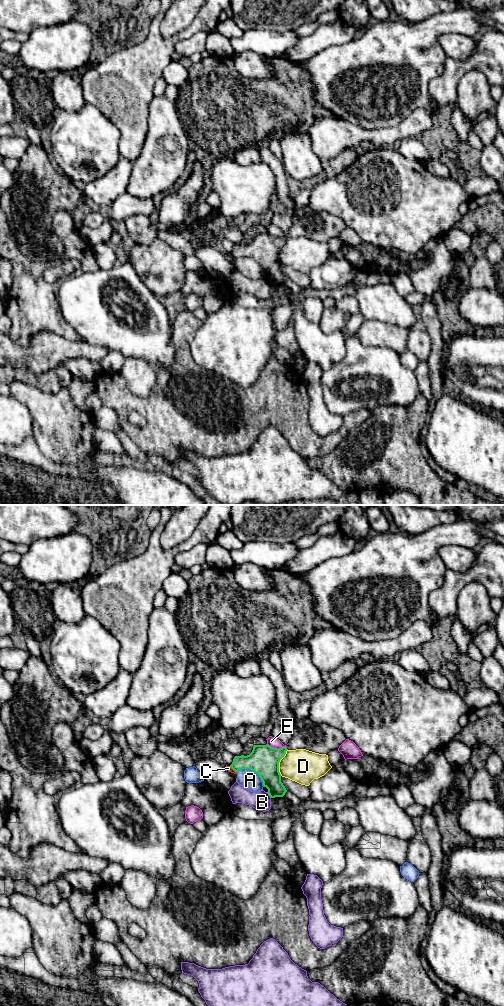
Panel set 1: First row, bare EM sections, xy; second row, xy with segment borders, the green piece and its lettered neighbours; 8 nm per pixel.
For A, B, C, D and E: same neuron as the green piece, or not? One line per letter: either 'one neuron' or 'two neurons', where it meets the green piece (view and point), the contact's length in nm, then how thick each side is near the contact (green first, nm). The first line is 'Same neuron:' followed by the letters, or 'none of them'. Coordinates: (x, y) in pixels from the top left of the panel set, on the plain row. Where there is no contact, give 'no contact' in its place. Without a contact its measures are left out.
Same neuron: none of them
A: two neurons; contact xy (253, 258); length 260 nm; calibres 240 and 150 nm
B: two neurons; contact xy (269, 283); length 60 nm; calibres 200 and 160 nm
C: two neurons; contact xy (233, 257); length 80 nm; calibres 220 and 40 nm
D: two neurons; contact xy (279, 249); length 220 nm; calibres 240 and 280 nm
E: two neurons; contact xy (275, 236); length 170 nm; calibres 240 and 80 nm

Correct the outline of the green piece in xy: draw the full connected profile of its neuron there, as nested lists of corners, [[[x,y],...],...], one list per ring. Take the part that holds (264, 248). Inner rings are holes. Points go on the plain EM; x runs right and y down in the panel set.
[[[254,233],[252,240],[247,243],[235,244],[230,255],[238,260],[242,257],[250,257],[257,261],[268,277],[271,286],[283,285],[287,280],[281,270],[279,250],[285,244],[286,235],[280,237],[269,233]]]

